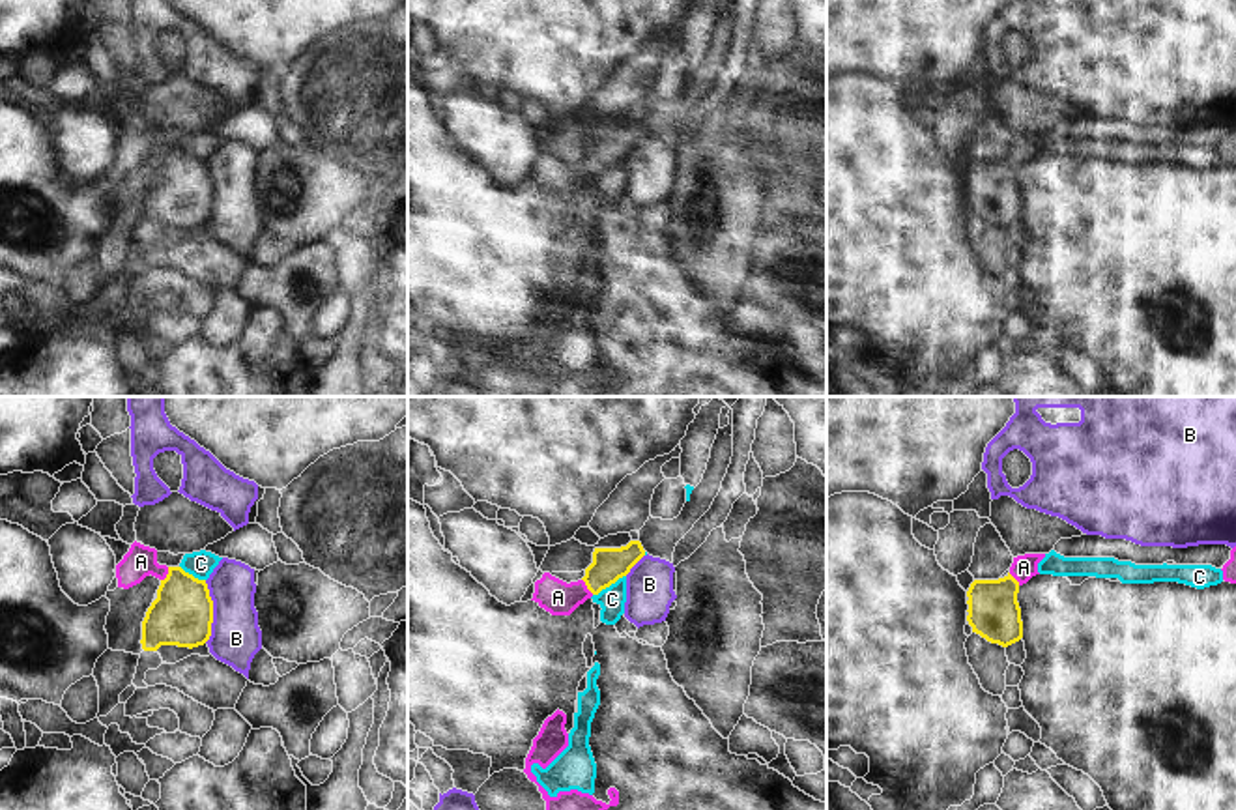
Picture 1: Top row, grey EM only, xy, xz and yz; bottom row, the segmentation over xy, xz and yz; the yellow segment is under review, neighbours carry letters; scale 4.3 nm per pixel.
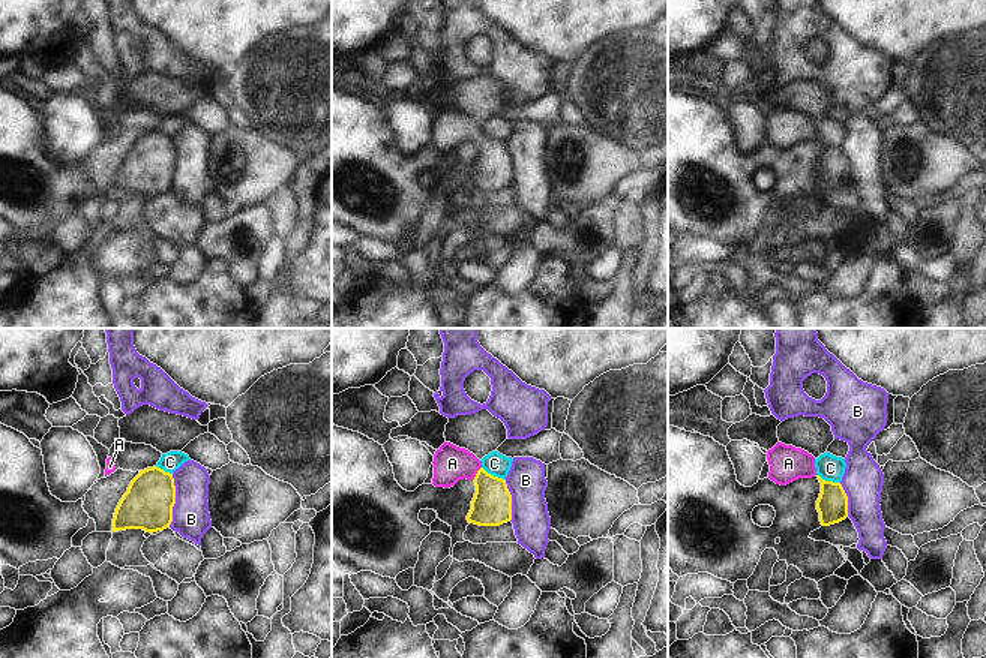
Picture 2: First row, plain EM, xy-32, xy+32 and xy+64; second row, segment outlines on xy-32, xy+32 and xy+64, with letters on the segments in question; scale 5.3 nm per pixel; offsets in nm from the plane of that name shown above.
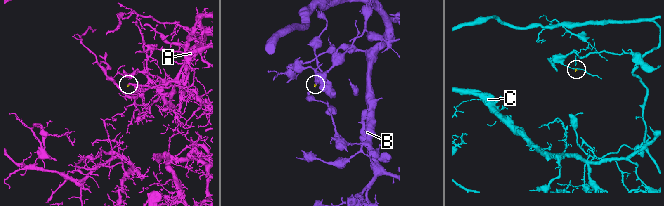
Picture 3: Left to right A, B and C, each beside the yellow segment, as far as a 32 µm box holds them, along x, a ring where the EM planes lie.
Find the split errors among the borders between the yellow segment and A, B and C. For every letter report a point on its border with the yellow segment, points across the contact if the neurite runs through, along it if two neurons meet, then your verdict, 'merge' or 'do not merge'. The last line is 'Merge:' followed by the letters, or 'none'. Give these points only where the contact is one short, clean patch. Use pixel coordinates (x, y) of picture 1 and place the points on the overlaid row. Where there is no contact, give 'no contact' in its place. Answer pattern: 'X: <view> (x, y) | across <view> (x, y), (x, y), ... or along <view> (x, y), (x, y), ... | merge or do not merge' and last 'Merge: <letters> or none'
A: xy (167, 575) | across xy (182, 614), (180, 592), (167, 575), (141, 562) | merge
B: xy (212, 612) | along xy (204, 580), (212, 601), (212, 635), (206, 642) | do not merge
C: xz (608, 586) | along xz (625, 575), (593, 595) | do not merge
Merge: A

